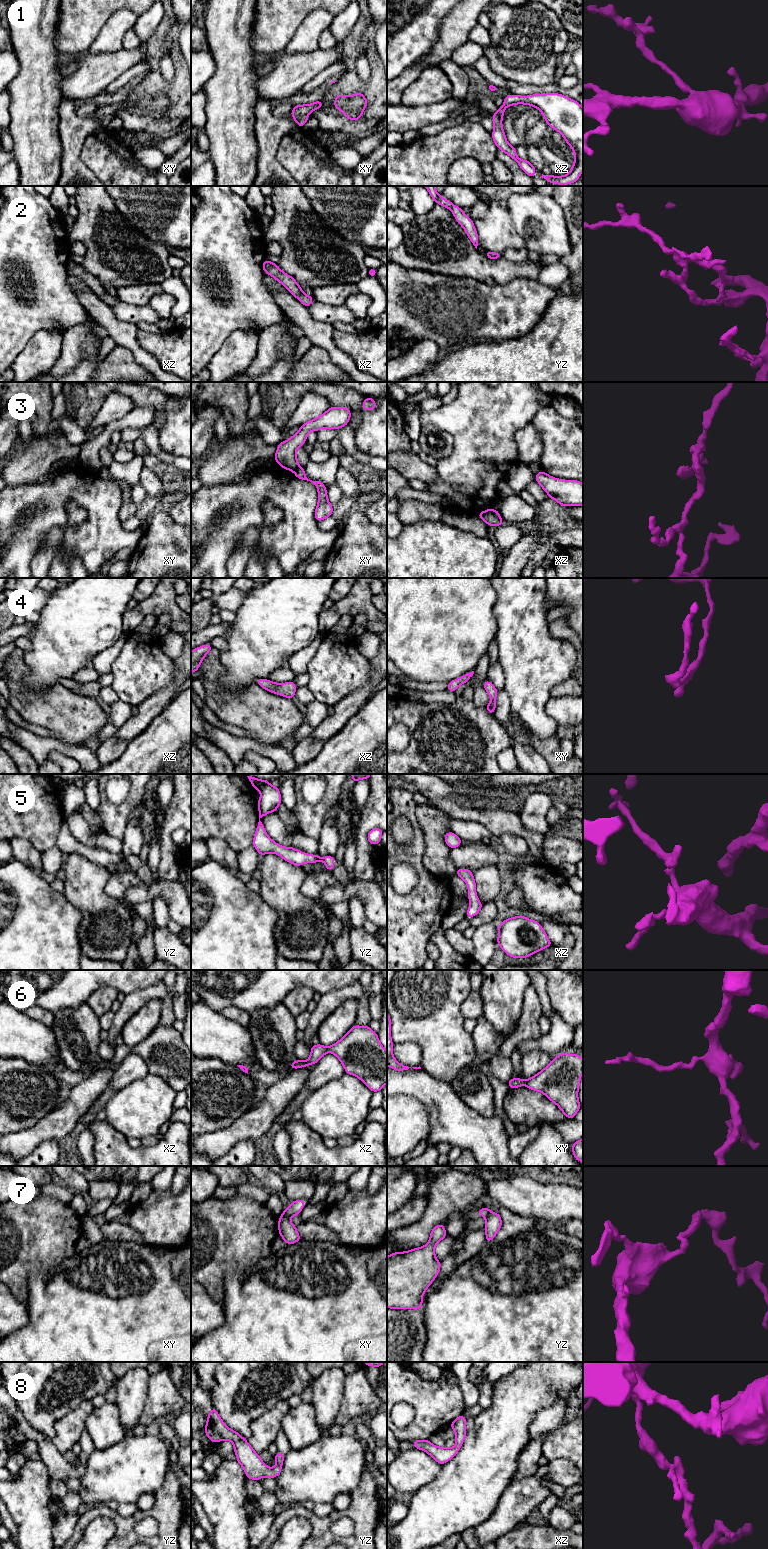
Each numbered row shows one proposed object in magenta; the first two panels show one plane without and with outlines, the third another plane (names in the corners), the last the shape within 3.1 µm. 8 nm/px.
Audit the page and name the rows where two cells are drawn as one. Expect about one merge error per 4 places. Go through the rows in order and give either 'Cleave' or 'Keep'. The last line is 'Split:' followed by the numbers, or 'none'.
1: Keep
2: Keep
3: Keep
4: Keep
5: Keep
6: Keep
7: Cleave
8: Keep
Split: 7

